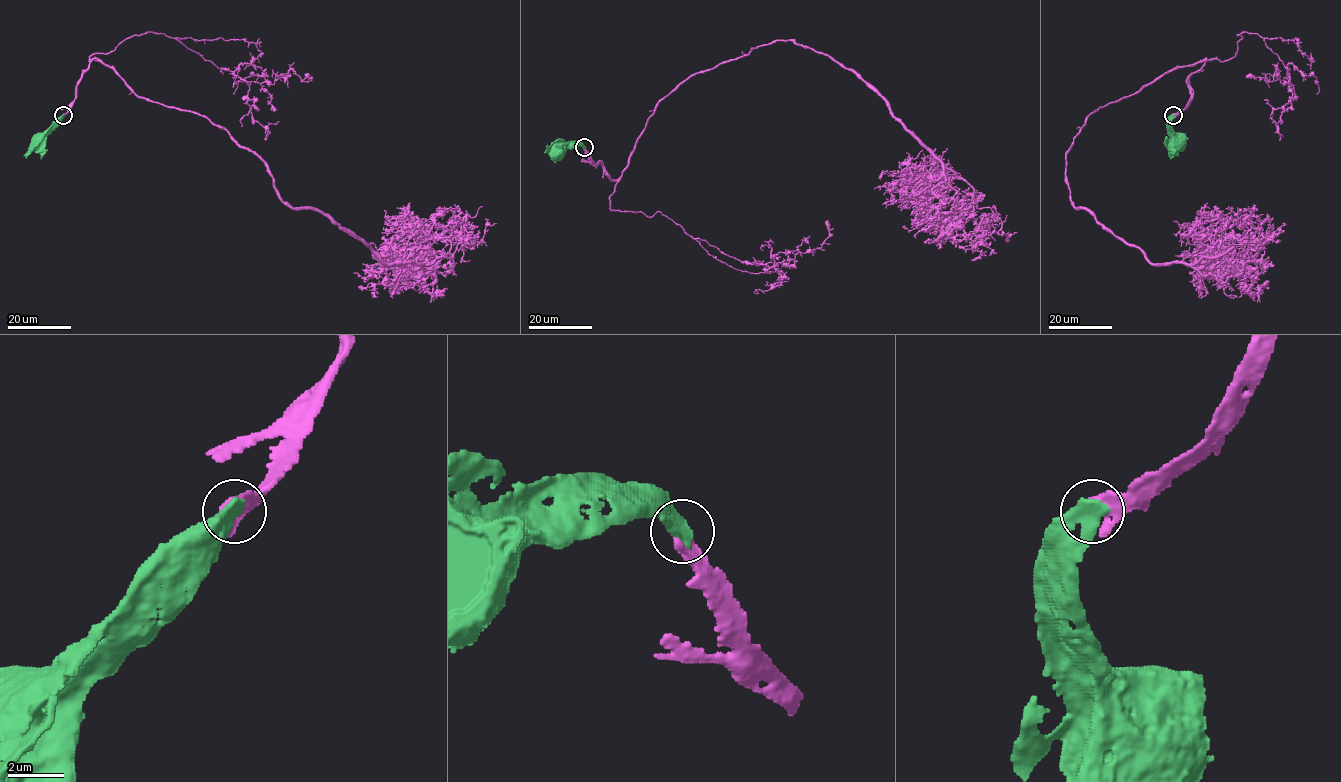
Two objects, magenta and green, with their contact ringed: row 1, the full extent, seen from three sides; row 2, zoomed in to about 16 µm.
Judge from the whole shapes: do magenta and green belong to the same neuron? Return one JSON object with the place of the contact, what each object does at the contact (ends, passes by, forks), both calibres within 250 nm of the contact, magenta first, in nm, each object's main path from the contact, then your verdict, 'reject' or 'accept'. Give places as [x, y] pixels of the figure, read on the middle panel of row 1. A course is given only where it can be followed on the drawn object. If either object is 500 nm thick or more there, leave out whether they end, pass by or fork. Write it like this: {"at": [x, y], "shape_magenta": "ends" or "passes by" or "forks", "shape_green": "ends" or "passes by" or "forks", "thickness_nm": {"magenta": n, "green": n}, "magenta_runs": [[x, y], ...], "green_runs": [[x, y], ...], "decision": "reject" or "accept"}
{"at": [584, 147], "thickness_nm": {"magenta": 550, "green": 550}, "magenta_runs": [[584, 147], [618, 179], [679, 85], [793, 40], [852, 69], [998, 218], [971, 260]], "green_runs": [[584, 147], [580, 143], [572, 143], [557, 154]], "decision": "reject"}

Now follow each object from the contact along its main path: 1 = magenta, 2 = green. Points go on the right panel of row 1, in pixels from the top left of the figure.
1: (1173, 115), (1205, 58), (1087, 117), (1066, 155), (1075, 207), (1152, 263), (1261, 248), (1285, 223)
2: (1173, 115), (1169, 127), (1179, 138)

